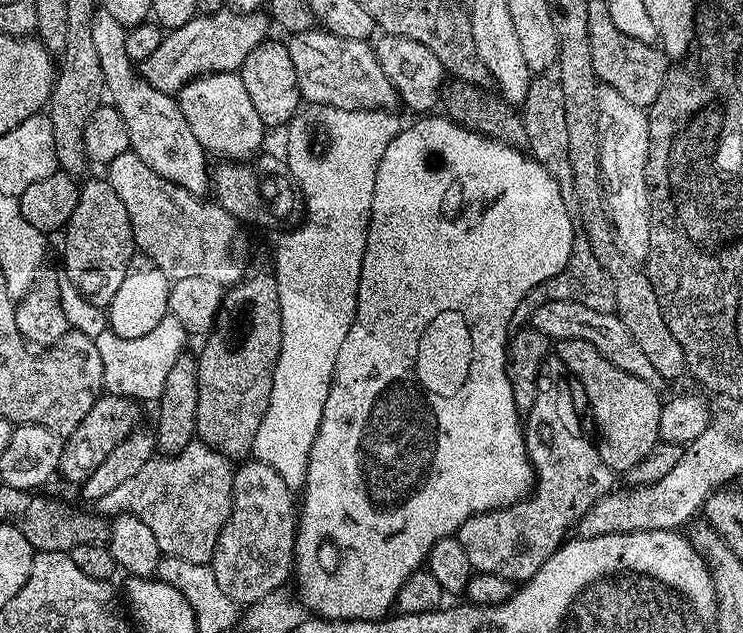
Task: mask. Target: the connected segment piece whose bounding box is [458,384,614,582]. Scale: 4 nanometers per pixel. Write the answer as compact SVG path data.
M556 384L537 391L534 406L526 414L524 445L534 469L531 493L516 504L471 516L458 529L462 550L466 550L466 558L470 558L470 566L476 572L498 574L513 582L538 574L586 510L614 488L614 474L602 462L599 447L592 445L584 433L571 394Z

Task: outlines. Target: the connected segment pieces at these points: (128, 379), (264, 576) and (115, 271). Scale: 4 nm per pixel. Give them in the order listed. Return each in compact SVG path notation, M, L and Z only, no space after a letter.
M167 314L149 334L140 338L122 339L106 328L96 336L96 345L102 359L103 382L109 395L128 396L138 402L157 401L162 394L168 373L185 353L188 335L185 328L172 315Z
M257 460L245 461L244 466L240 465L235 469L233 476L234 486L232 487L232 508L230 518L226 522L226 526L222 528L222 534L219 535L218 542L215 544L215 552L212 555L212 560L209 567L214 574L214 578L217 579L218 586L225 591L226 596L234 601L238 606L254 606L262 601L265 601L274 590L278 589L288 578L291 577L294 563L295 563L295 539L296 539L296 526L298 523L298 510L296 507L296 501L294 502L293 491L286 486L282 478L270 466L266 466Z
M106 178L87 180L80 184L80 201L74 206L74 214L70 214L62 232L64 272L71 287L94 307L104 310L130 273L132 255L137 255L138 249L130 226L130 214L126 214L118 190L114 190Z

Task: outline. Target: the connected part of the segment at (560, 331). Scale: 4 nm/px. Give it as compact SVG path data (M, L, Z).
M552 301L546 306L538 306L537 309L532 310L530 318L532 318L530 327L547 336L549 341L590 342L590 346L594 346L610 362L614 362L614 366L618 366L618 370L626 370L626 374L634 374L634 378L642 378L642 382L650 385L655 385L660 380L658 370L654 370L654 366L650 366L646 354L642 354L642 350L638 350L638 342L634 342L634 338L630 338L630 330L626 330L626 326L622 326L620 317L613 313L599 313L597 310L590 310L589 307L582 306L579 302Z

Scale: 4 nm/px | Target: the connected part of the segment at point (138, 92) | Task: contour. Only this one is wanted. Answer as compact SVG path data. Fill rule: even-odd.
M103 10L97 11L96 17L92 19L92 29L94 30L94 46L98 49L98 62L102 62L104 67L104 87L112 107L122 114L126 122L126 128L130 134L130 151L138 154L138 158L142 158L142 162L146 162L146 166L150 166L154 174L182 186L191 196L207 197L210 192L209 157L204 147L198 142L198 138L194 138L194 130L190 130L190 122L186 122L177 97L150 86L150 82L146 82L140 75L137 65L126 52L126 29L118 22L118 18L114 18Z

